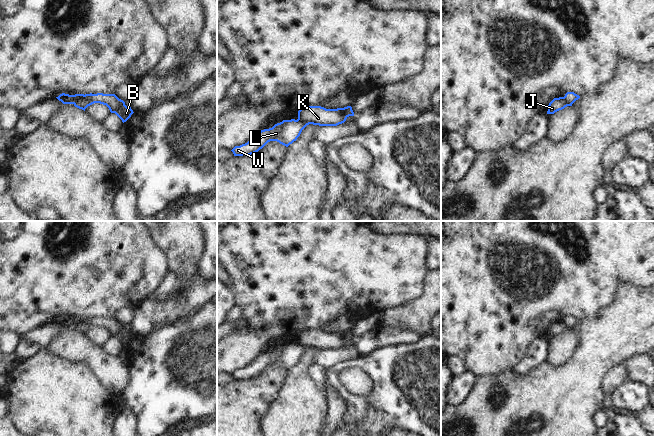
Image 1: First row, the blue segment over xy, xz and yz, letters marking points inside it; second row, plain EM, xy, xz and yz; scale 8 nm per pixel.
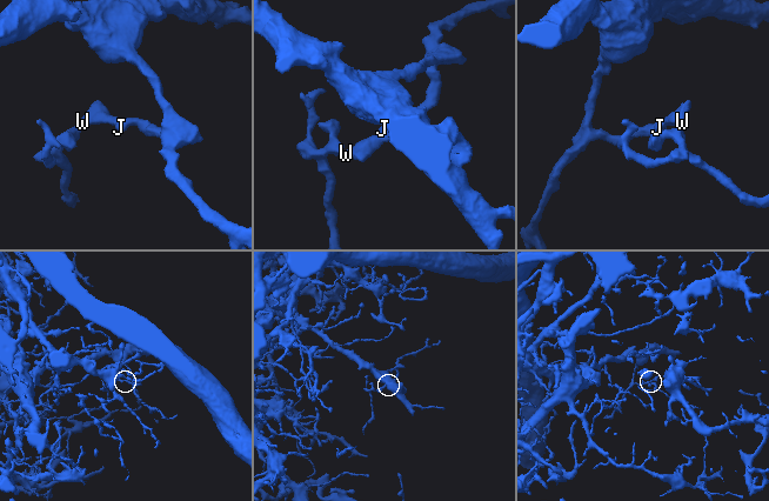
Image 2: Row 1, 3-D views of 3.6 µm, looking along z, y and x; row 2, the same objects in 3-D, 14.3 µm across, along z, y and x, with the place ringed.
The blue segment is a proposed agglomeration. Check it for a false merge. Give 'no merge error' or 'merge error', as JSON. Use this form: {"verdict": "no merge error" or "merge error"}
{"verdict": "merge error"}

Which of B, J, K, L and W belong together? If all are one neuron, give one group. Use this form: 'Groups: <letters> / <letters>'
Groups: B J K / L W.

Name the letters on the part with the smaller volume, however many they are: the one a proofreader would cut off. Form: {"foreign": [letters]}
{"foreign": ["L", "W"]}

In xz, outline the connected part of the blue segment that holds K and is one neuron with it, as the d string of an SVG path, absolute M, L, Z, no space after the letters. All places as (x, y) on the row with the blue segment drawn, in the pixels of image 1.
M307 106L305 108L299 109L297 120L306 124L319 126L337 126L344 123L349 116L354 116L354 112L351 106L337 109L326 109L321 106Z

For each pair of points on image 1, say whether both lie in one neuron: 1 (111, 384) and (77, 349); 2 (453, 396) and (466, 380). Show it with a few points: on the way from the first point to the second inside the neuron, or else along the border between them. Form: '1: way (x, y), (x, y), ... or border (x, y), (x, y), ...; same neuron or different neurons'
1: way (106, 374), (87, 355); same neuron
2: way (457, 392), (462, 384); same neuron

